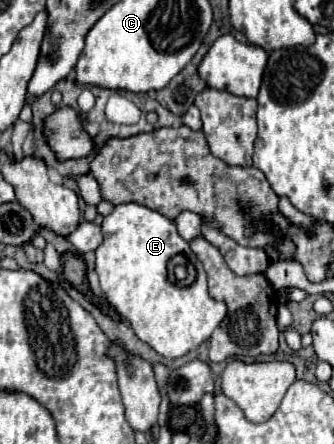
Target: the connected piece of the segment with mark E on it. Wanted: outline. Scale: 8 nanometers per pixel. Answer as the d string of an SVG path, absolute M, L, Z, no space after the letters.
M122 203L104 217L102 235L104 241L96 249L96 273L100 277L102 293L108 303L124 319L130 321L134 333L142 341L146 341L162 357L176 359L210 339L212 331L226 317L226 303L210 297L202 261L194 255L190 243L178 233L174 219L168 219L162 213L140 203Z

